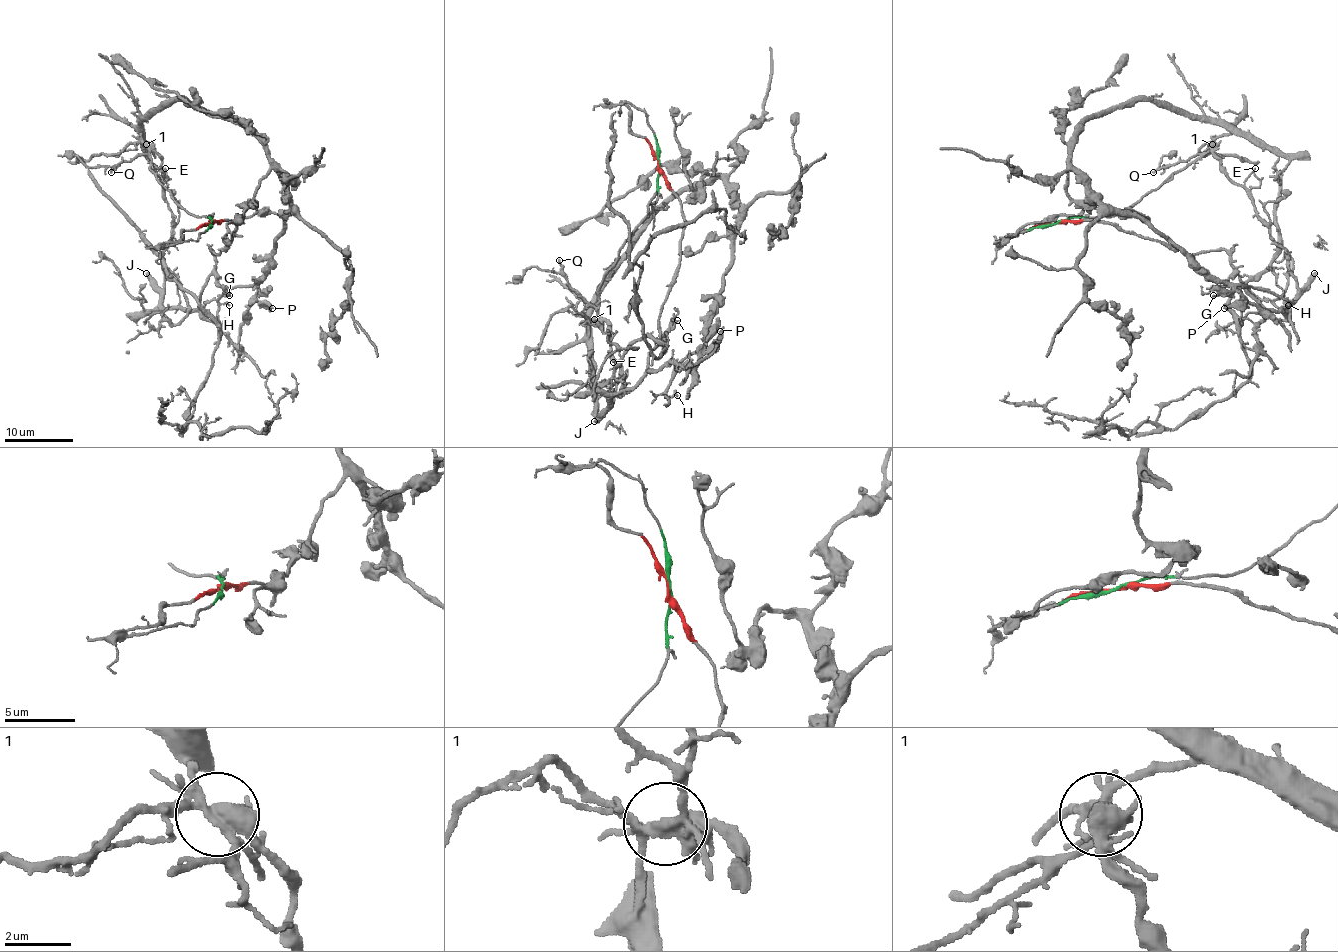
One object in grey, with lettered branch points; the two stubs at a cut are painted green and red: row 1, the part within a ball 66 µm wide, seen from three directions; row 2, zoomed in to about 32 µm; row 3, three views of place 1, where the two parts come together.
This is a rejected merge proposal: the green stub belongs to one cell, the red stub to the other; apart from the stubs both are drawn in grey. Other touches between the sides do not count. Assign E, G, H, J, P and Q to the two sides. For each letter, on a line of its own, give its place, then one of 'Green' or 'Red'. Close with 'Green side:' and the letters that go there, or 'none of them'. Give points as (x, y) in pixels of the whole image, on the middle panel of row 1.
E: Place: (613, 362). Red
G: Place: (677, 320). Red
H: Place: (677, 395). Green
J: Place: (594, 421). Red
P: Place: (720, 331). Green
Q: Place: (559, 260). Green
Green side: H, P, Q

